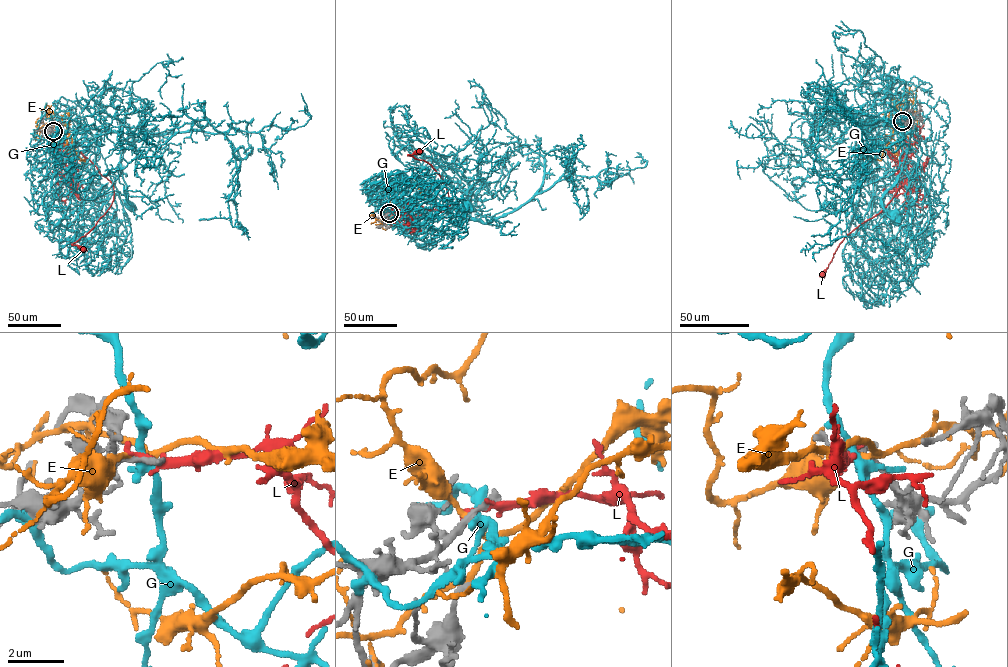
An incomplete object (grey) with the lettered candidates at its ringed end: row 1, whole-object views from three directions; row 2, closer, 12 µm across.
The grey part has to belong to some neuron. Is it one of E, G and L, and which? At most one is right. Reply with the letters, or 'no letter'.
no letter

